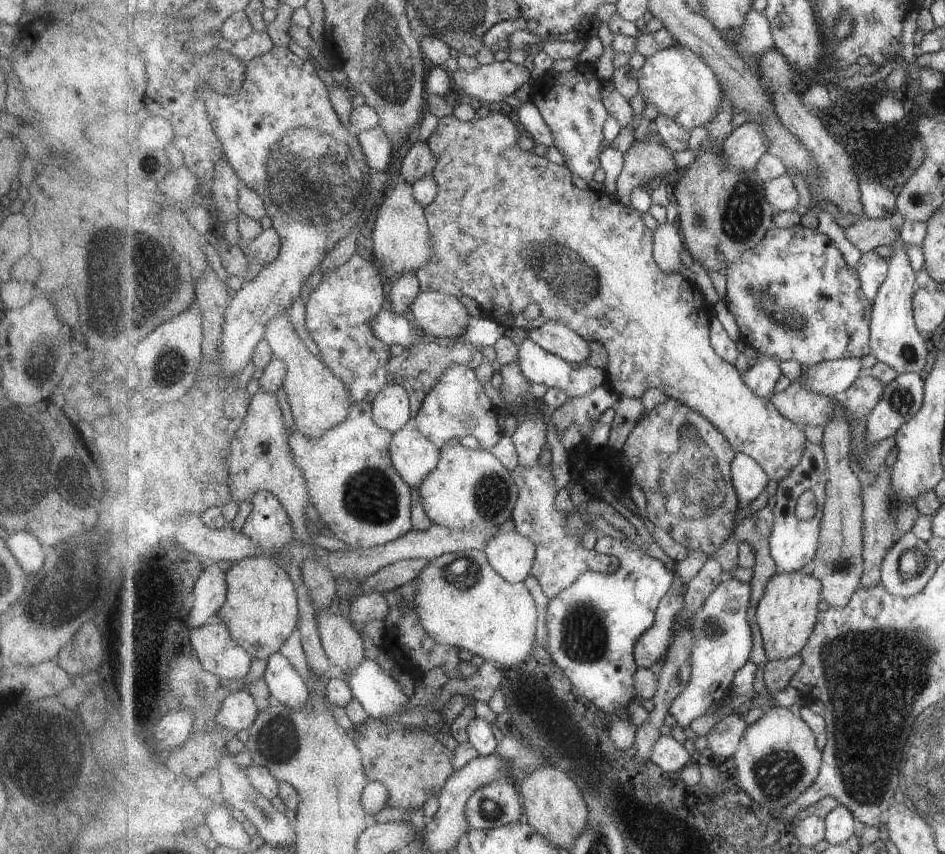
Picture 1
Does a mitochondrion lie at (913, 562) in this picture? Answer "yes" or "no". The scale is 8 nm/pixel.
yes

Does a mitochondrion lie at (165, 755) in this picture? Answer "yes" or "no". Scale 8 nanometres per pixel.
no

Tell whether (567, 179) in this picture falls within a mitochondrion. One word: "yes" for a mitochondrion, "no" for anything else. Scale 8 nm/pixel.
no

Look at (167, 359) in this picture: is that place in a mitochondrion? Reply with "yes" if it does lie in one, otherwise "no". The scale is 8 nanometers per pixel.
yes

